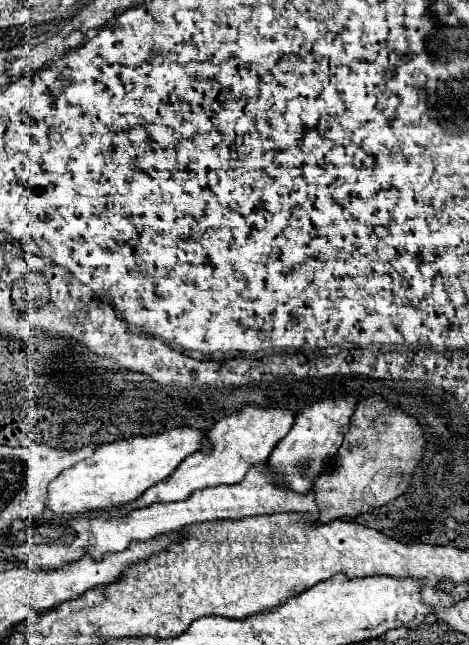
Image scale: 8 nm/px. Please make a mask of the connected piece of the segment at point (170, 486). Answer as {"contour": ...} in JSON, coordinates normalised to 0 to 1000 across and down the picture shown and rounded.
{"contour":[[[518,631],[505,640],[475,647],[441,671],[441,678],[454,687],[450,702],[403,705],[356,746],[335,749],[330,755],[313,758],[305,764],[305,771],[296,771],[292,777],[249,789],[245,798],[254,798],[254,795],[262,798],[262,795],[275,795],[275,792],[296,789],[305,783],[322,783],[322,780],[390,777],[420,758],[458,755],[458,752],[475,752],[475,749],[484,749],[484,752],[510,749],[522,740],[531,724],[539,724],[544,718],[569,715],[569,709],[578,705],[578,696],[586,696],[586,690],[608,678],[608,671],[620,668],[625,656],[629,656],[629,640],[616,637],[616,634],[599,634],[599,631]]]}

